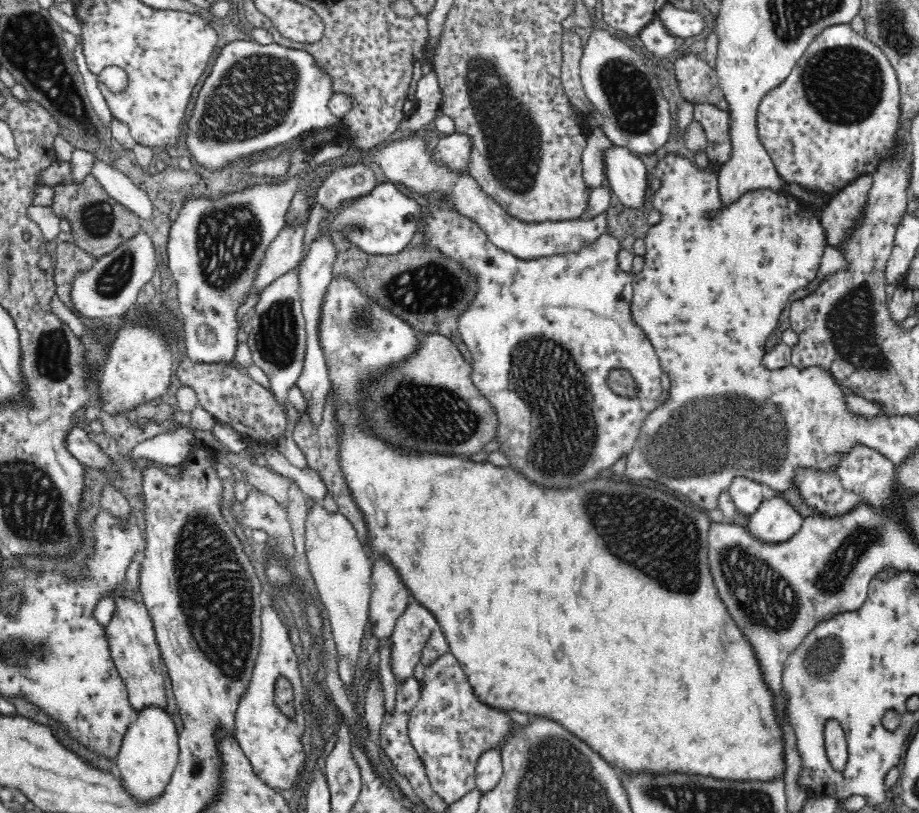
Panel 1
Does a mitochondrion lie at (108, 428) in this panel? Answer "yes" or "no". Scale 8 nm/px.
no

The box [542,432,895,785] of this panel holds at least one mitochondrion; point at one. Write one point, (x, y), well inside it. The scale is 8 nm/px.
(645, 530)

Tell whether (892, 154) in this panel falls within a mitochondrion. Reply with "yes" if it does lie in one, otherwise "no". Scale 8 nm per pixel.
no

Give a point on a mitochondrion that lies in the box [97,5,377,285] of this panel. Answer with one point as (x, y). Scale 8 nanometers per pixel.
(254, 95)

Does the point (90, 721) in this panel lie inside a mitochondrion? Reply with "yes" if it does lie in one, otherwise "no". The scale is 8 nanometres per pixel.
no

